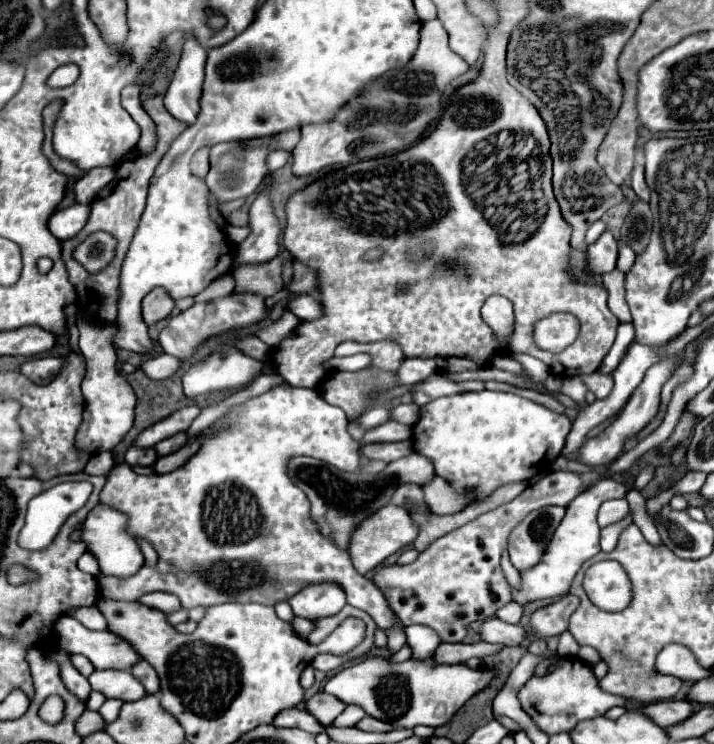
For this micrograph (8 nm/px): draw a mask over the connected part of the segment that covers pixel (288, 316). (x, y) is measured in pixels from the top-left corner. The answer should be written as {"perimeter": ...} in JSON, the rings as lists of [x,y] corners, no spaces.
{"perimeter":[[[285,312],[277,322],[273,322],[269,328],[261,330],[257,336],[259,336],[267,346],[275,348],[275,346],[277,346],[283,338],[287,338],[299,324],[301,324],[301,320],[299,320],[295,314]]]}

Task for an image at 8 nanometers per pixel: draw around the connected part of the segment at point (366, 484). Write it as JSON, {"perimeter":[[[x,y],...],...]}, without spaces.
{"perimeter":[[[417,452],[387,464],[387,468],[379,474],[363,474],[363,472],[341,472],[335,466],[329,466],[317,458],[309,456],[295,456],[287,464],[287,472],[293,484],[297,484],[311,502],[311,518],[317,520],[317,526],[325,538],[329,538],[341,550],[349,550],[351,536],[355,528],[369,518],[379,508],[387,506],[393,492],[399,484],[415,482],[415,484],[429,484],[435,476],[433,462]]]}

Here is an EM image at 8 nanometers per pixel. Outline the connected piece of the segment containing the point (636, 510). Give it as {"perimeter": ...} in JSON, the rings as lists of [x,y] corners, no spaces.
{"perimeter":[[[630,489],[627,493],[626,499],[629,503],[630,511],[633,515],[633,523],[636,524],[641,530],[644,538],[654,546],[659,546],[662,544],[661,538],[659,536],[658,530],[652,520],[648,515],[646,509],[646,499],[642,493],[637,489]]]}

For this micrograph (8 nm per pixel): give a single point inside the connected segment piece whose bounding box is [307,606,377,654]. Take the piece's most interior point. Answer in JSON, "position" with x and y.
{"position":[325,626]}

